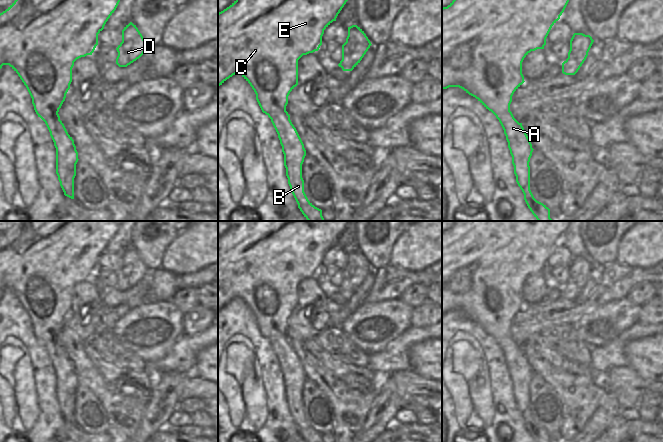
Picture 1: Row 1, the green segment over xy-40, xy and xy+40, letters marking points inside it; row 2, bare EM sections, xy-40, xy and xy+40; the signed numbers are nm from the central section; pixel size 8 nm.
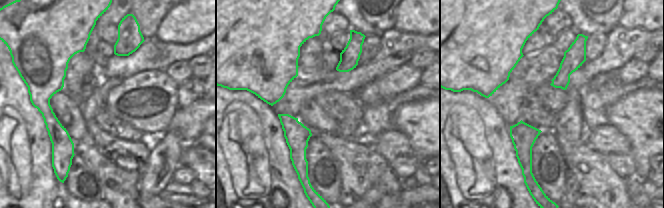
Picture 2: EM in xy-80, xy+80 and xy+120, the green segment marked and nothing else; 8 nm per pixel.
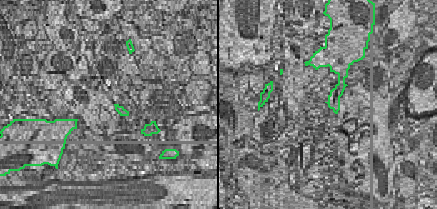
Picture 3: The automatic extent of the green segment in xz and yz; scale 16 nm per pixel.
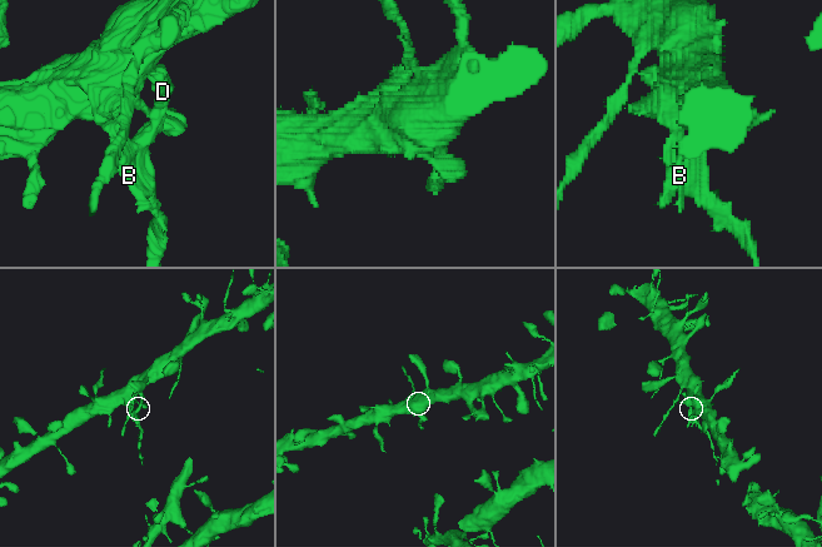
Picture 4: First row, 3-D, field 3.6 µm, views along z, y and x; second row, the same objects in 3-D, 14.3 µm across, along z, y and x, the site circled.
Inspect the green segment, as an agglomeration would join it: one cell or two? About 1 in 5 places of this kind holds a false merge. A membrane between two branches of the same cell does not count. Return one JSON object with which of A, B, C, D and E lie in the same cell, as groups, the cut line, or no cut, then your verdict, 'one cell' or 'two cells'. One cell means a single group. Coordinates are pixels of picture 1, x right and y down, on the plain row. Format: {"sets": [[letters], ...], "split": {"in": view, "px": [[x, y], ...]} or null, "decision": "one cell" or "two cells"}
{"sets": [["A", "B", "D"], ["C", "E"]], "split": {"in": "xy-40", "px": [[58, 332], [53, 342], [45, 342], [43, 344]]}, "decision": "two cells"}

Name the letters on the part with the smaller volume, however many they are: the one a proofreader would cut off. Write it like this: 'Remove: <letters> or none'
Remove: A, B, D

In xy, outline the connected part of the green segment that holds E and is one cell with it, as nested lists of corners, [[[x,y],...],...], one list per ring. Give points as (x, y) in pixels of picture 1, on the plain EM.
[[[238,221],[229,231],[218,237],[218,311],[239,297],[254,314],[262,336],[270,343],[278,343],[280,334],[286,334],[290,316],[298,309],[298,284],[303,279],[319,274],[324,254],[336,245],[338,238],[349,223],[350,221]]]

